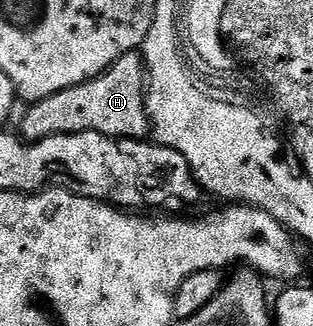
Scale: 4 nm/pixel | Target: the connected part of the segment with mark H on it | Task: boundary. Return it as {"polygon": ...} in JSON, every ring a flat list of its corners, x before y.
{"polygon":[[128,52,94,80,71,86,71,90,59,90,59,94,51,94,51,98,30,103,21,120,20,139,32,142,59,134,98,132,112,136,118,142,141,140,151,132,149,111,145,109,146,91,147,73,142,53]]}

